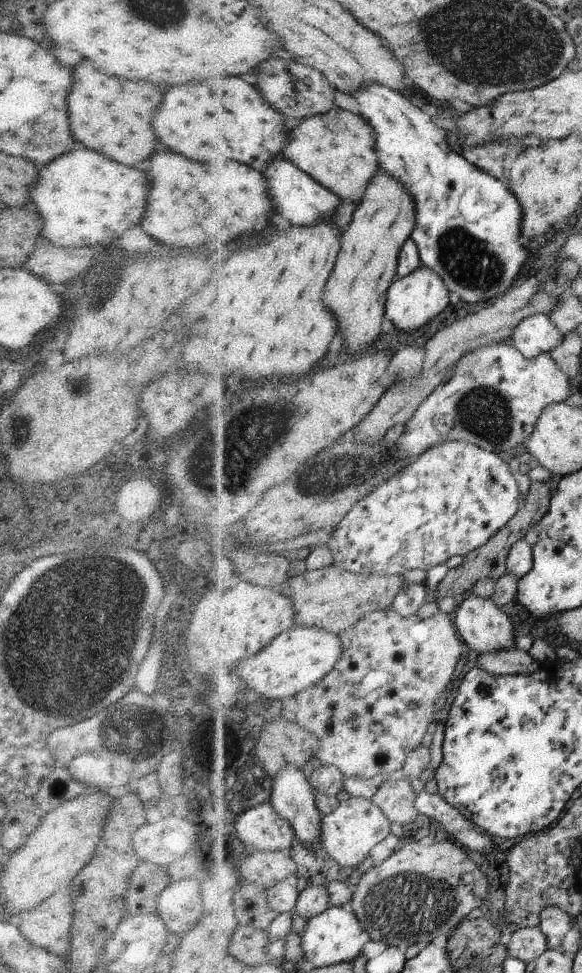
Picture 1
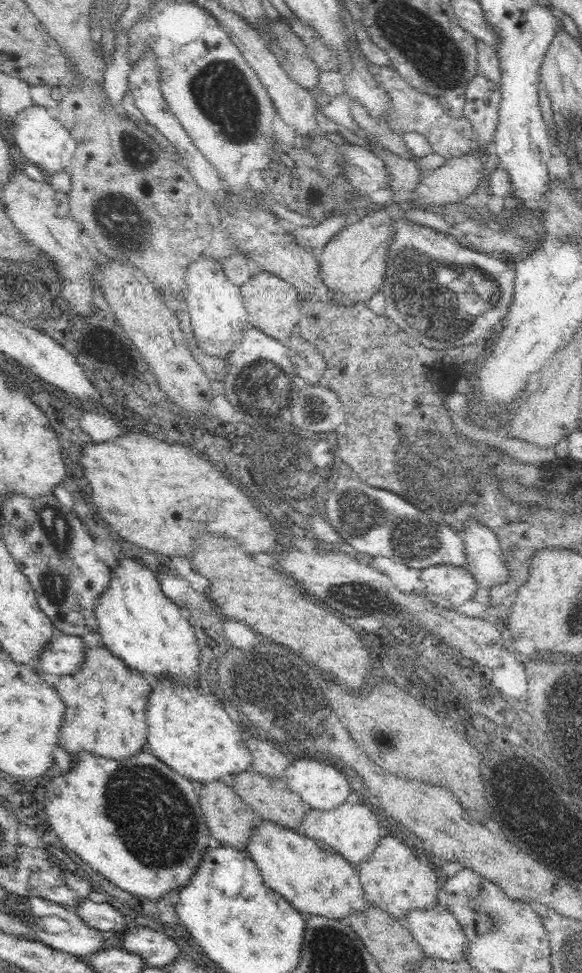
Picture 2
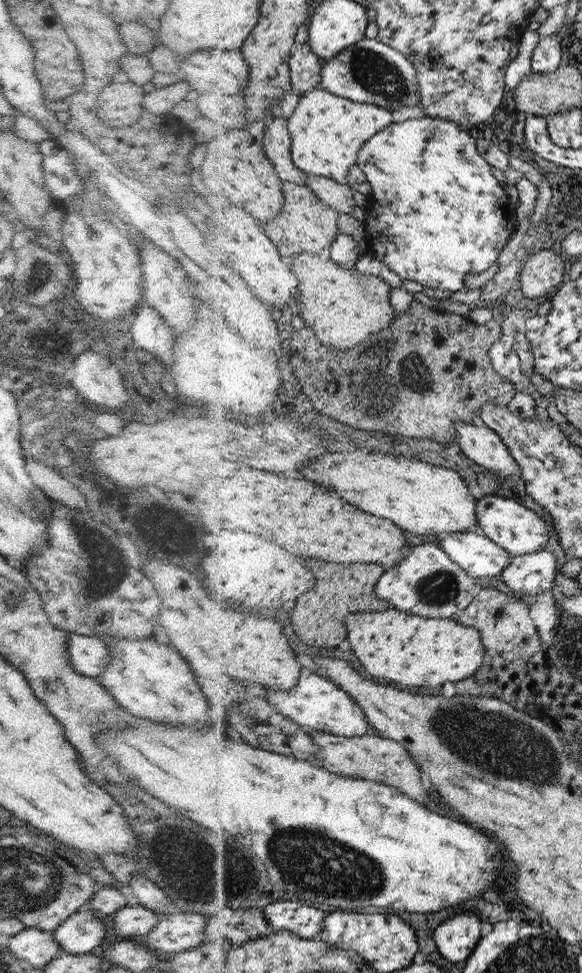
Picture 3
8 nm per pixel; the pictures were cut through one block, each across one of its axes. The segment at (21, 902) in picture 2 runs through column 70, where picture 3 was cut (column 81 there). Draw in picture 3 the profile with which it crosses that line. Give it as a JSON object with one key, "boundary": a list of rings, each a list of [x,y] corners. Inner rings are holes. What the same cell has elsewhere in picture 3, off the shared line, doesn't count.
{"boundary":[[[84,904],[54,931],[54,938],[65,952],[96,952],[104,948],[100,946],[104,932],[111,932],[110,928],[104,930],[102,920],[91,912],[88,904]]]}

